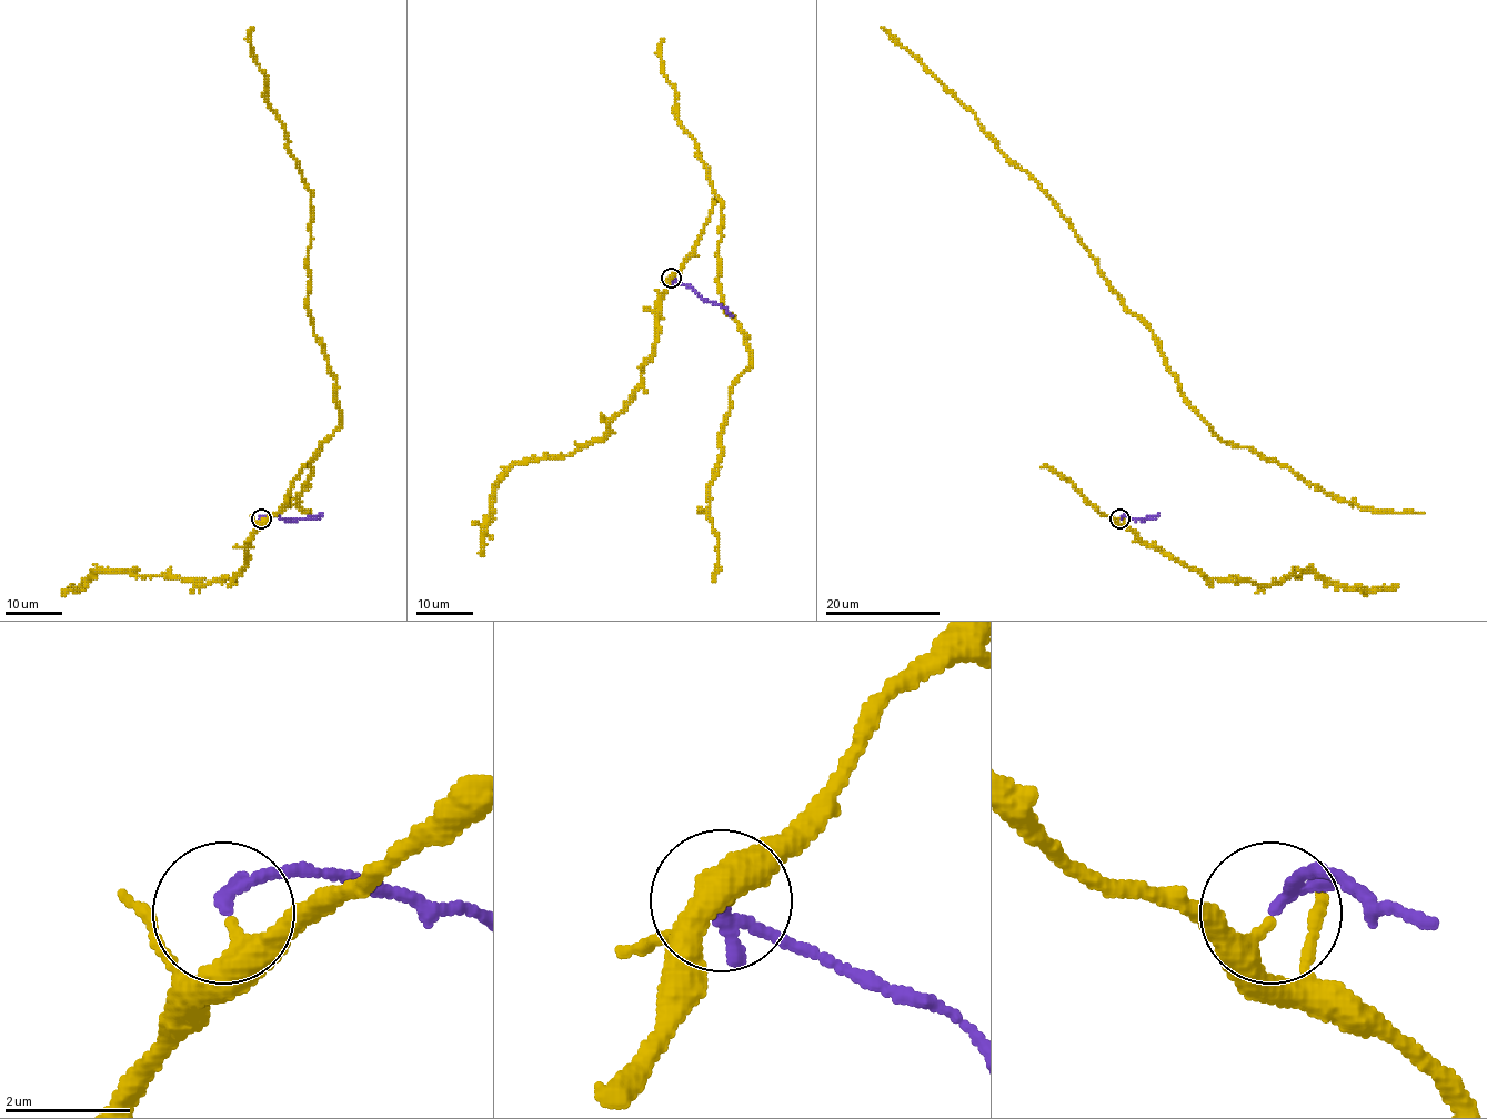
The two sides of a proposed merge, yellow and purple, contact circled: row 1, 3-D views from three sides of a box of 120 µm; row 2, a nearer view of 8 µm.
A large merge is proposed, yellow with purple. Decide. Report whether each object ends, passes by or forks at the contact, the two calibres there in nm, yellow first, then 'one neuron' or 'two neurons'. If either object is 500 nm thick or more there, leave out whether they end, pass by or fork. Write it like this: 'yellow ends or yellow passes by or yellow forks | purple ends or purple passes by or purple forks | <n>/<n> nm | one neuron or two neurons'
yellow passes by | purple ends | 280/200 nm | two neurons

